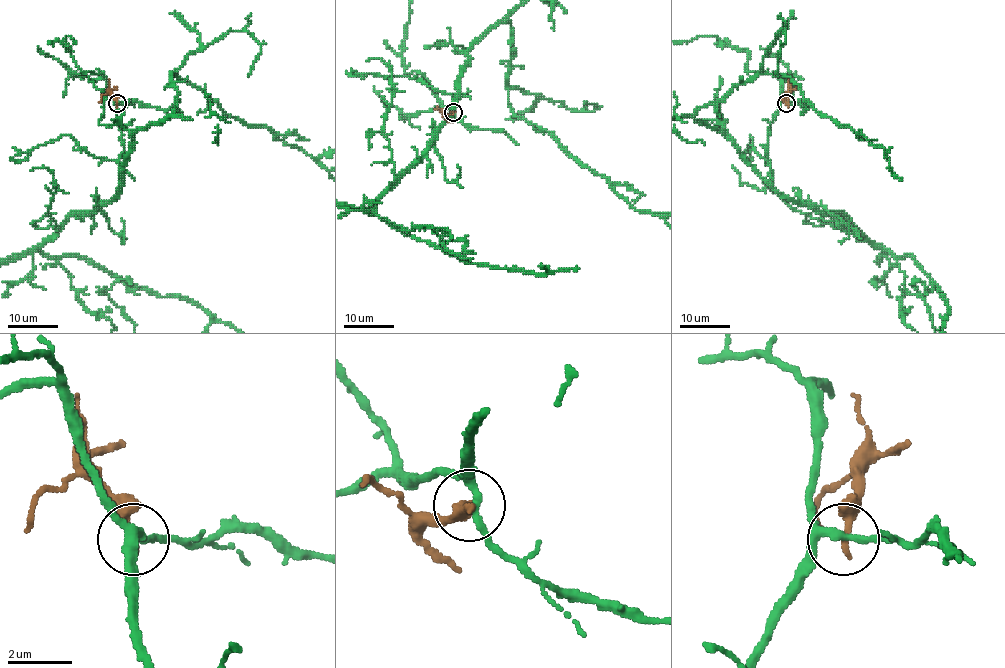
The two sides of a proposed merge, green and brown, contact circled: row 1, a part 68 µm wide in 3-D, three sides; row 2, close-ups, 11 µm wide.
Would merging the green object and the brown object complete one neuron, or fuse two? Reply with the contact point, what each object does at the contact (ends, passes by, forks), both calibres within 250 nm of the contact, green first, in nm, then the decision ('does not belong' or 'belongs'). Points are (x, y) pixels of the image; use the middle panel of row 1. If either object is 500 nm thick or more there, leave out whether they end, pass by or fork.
at (453, 112); green forks there; brown ends there; 200 nm thick on the green side, 260 nm on the other; does not belong

